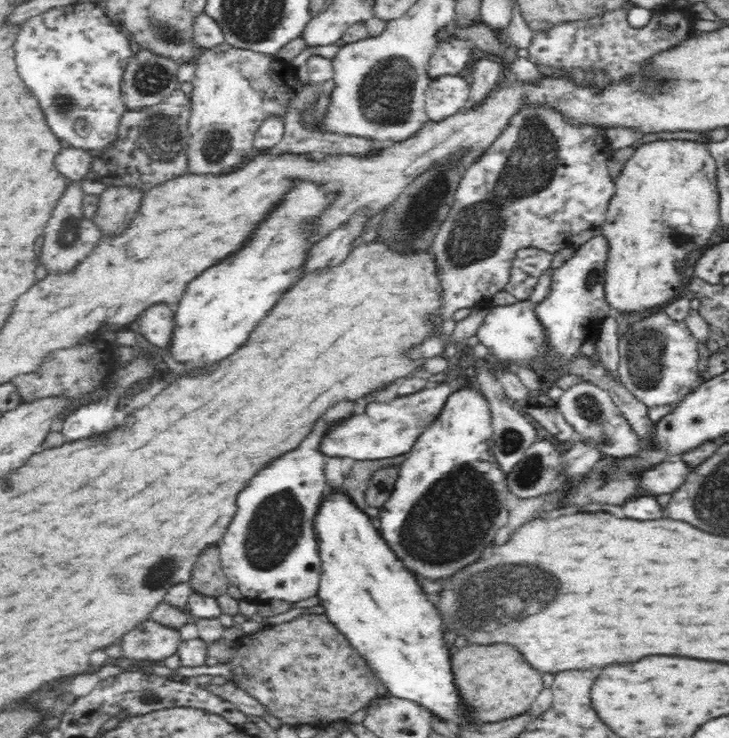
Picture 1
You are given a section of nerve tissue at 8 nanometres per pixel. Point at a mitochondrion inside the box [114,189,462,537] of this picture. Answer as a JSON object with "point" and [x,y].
{"point":[381,480]}

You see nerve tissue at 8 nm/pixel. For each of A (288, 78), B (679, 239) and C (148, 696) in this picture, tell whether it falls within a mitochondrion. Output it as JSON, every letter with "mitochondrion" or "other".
{"A":"other","B":"mitochondrion","C":"mitochondrion"}

